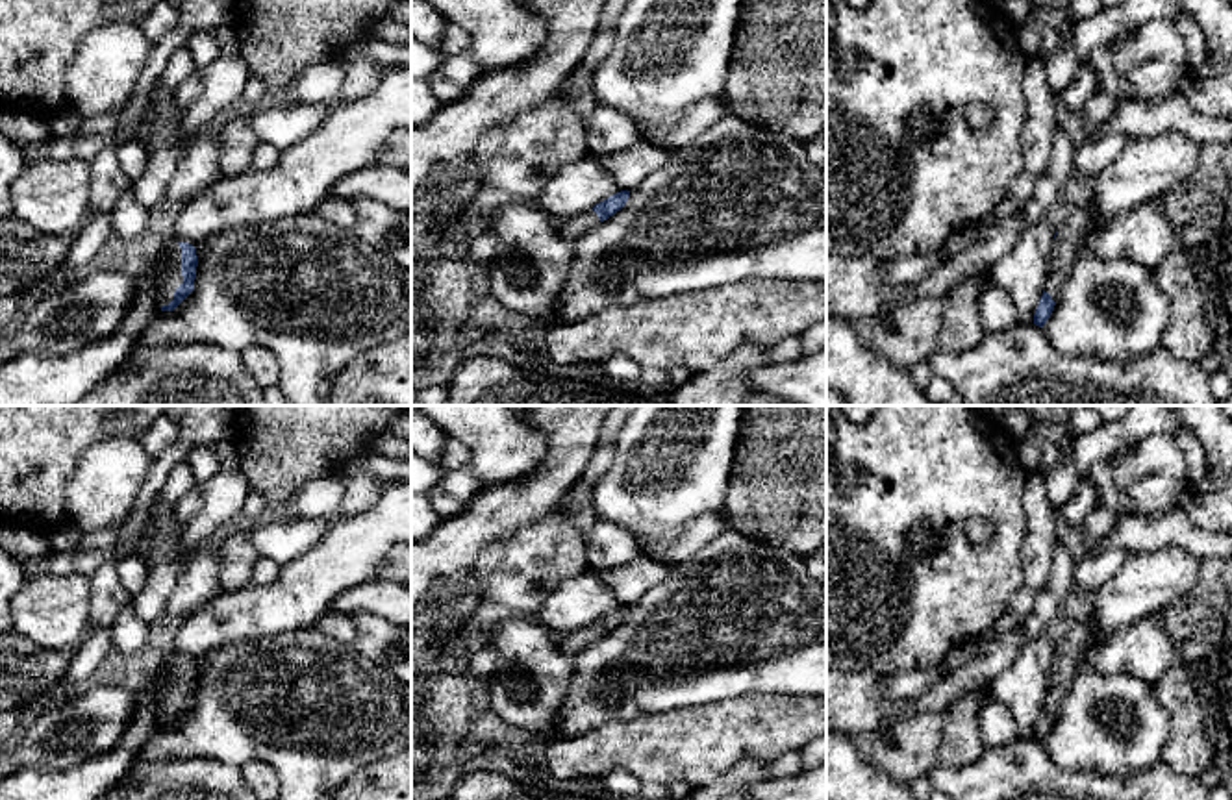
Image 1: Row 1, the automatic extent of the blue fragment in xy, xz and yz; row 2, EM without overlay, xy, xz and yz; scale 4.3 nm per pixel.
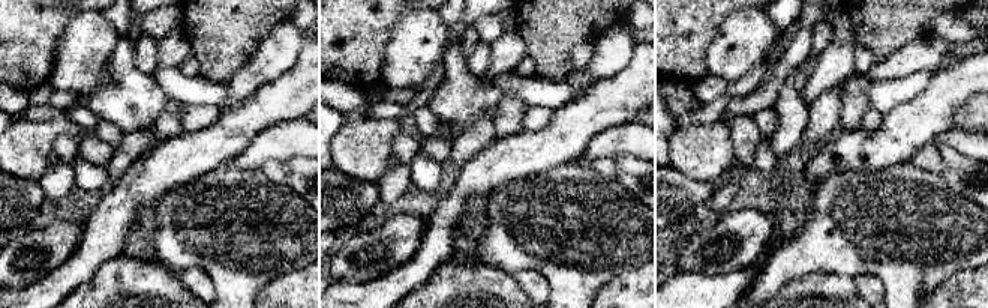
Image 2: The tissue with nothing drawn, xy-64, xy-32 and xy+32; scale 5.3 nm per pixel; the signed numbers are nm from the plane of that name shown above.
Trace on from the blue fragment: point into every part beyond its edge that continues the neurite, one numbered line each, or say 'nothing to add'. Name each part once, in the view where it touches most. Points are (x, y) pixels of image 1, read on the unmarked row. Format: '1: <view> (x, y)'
1: xy (171, 693)

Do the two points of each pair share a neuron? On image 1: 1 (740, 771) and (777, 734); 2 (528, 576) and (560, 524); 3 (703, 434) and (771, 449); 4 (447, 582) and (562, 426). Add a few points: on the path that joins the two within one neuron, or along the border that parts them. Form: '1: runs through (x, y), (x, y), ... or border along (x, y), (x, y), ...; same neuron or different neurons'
1: border along (766, 763), (740, 760), (714, 780); different neurons
2: runs through (534, 563), (553, 545), (554, 537); same neuron
3: border along (741, 424), (732, 474), (727, 484); different neurons
4: runs through (471, 541), (502, 510), (517, 504), (554, 467); same neuron

